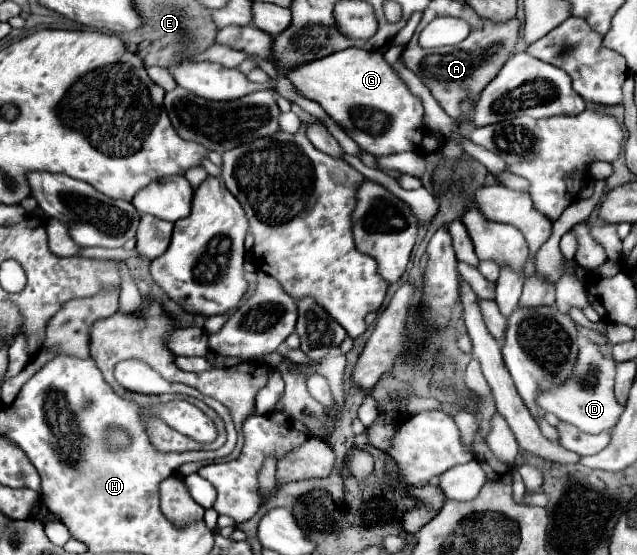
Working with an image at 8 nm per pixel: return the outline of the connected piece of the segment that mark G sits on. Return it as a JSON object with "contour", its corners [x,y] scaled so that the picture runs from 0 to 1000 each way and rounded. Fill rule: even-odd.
{"contour":[[[545,86],[510,101],[485,119],[457,126],[454,144],[473,173],[495,180],[504,195],[586,281],[655,274],[667,249],[664,180],[639,159],[626,133],[604,112],[601,97],[567,86]]]}

